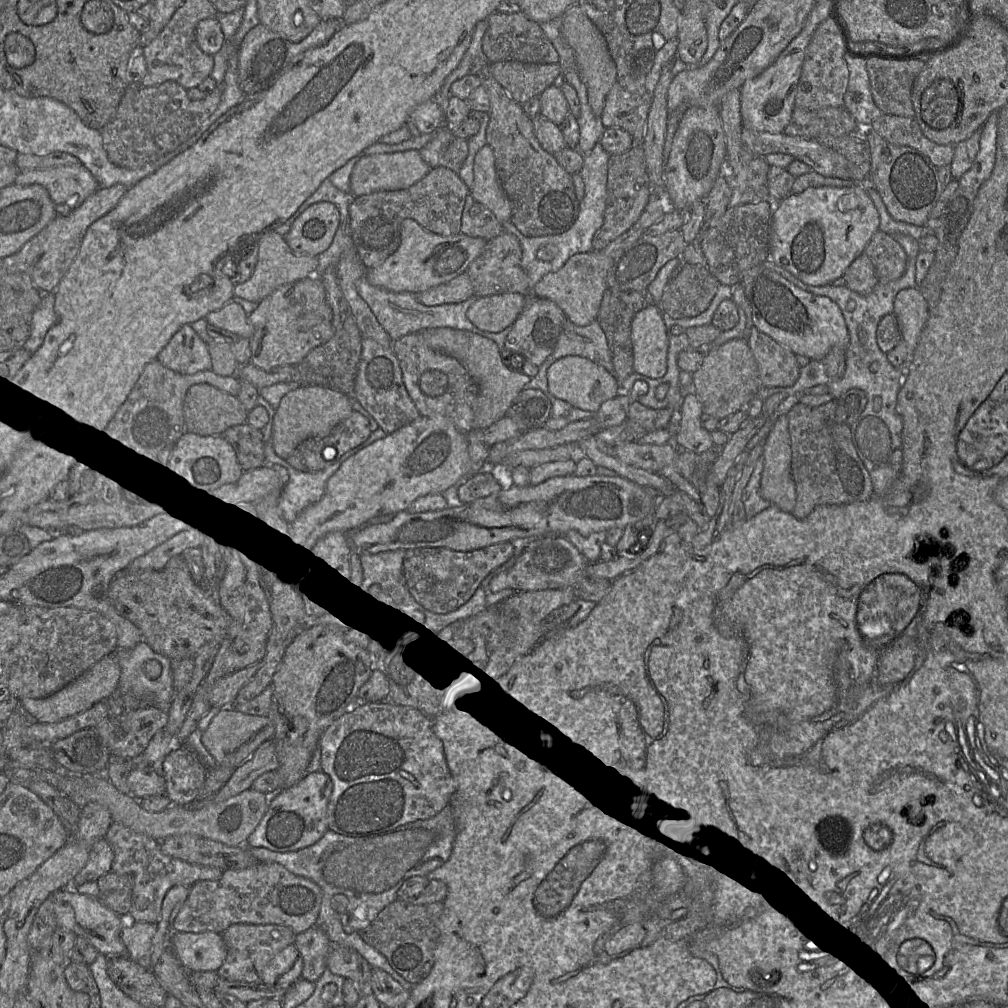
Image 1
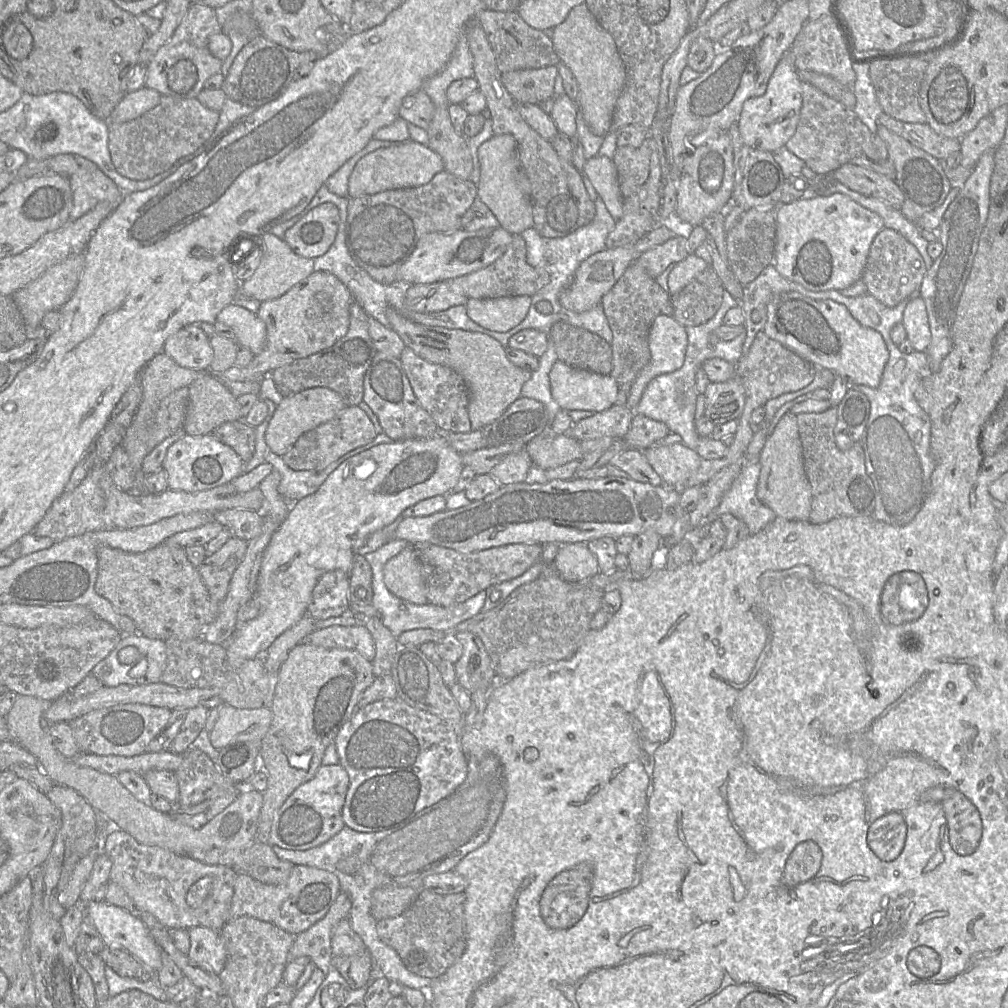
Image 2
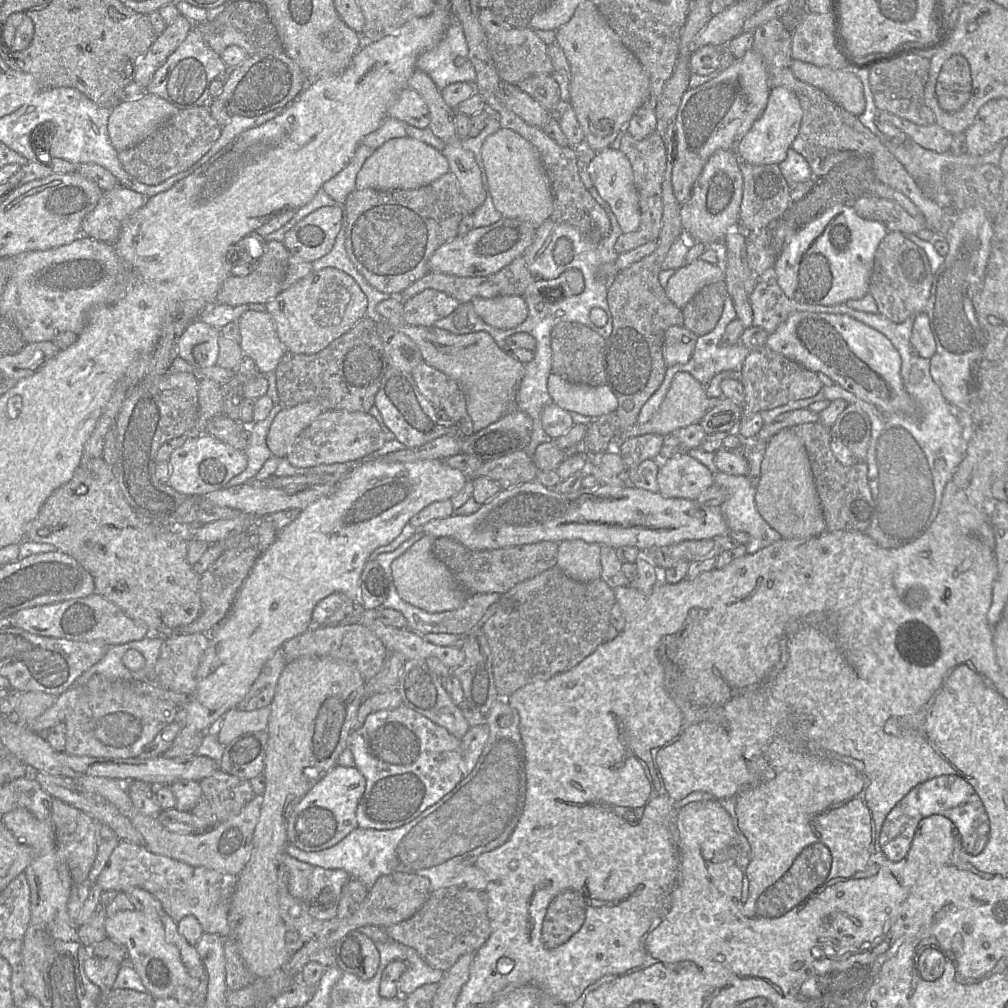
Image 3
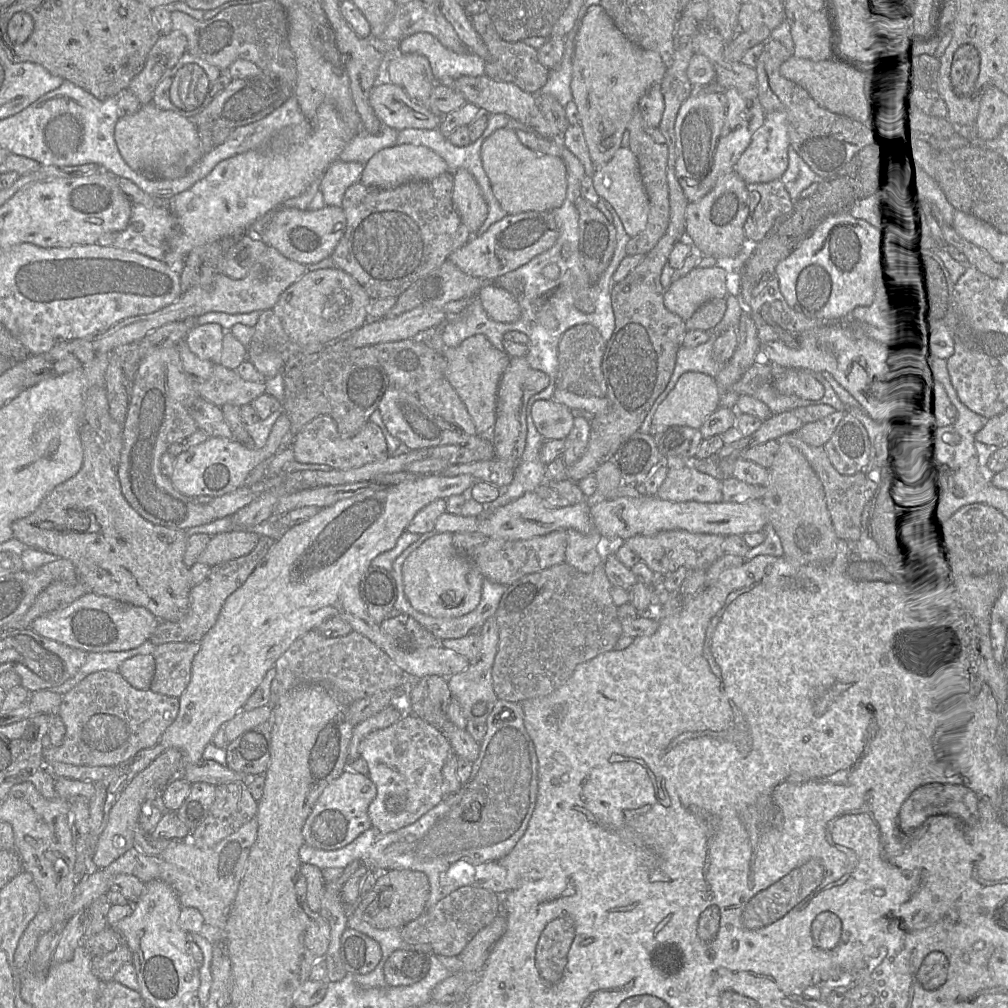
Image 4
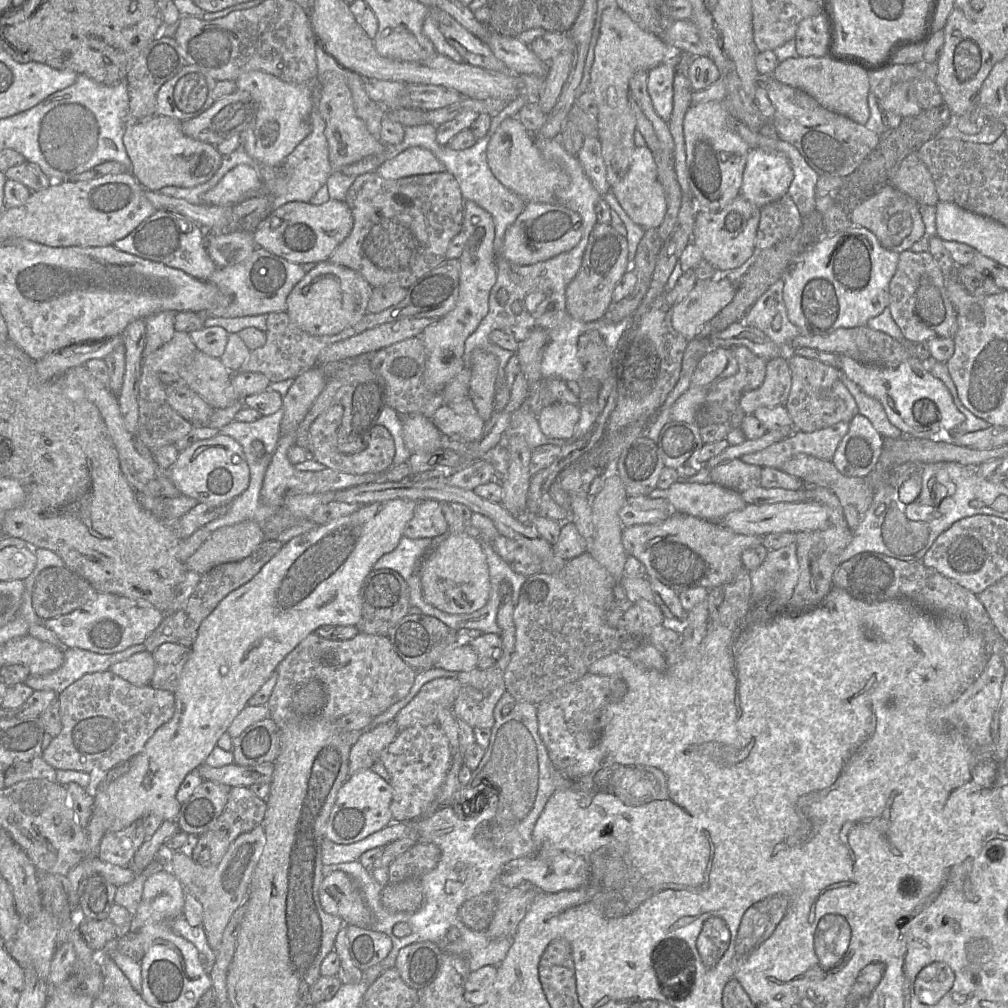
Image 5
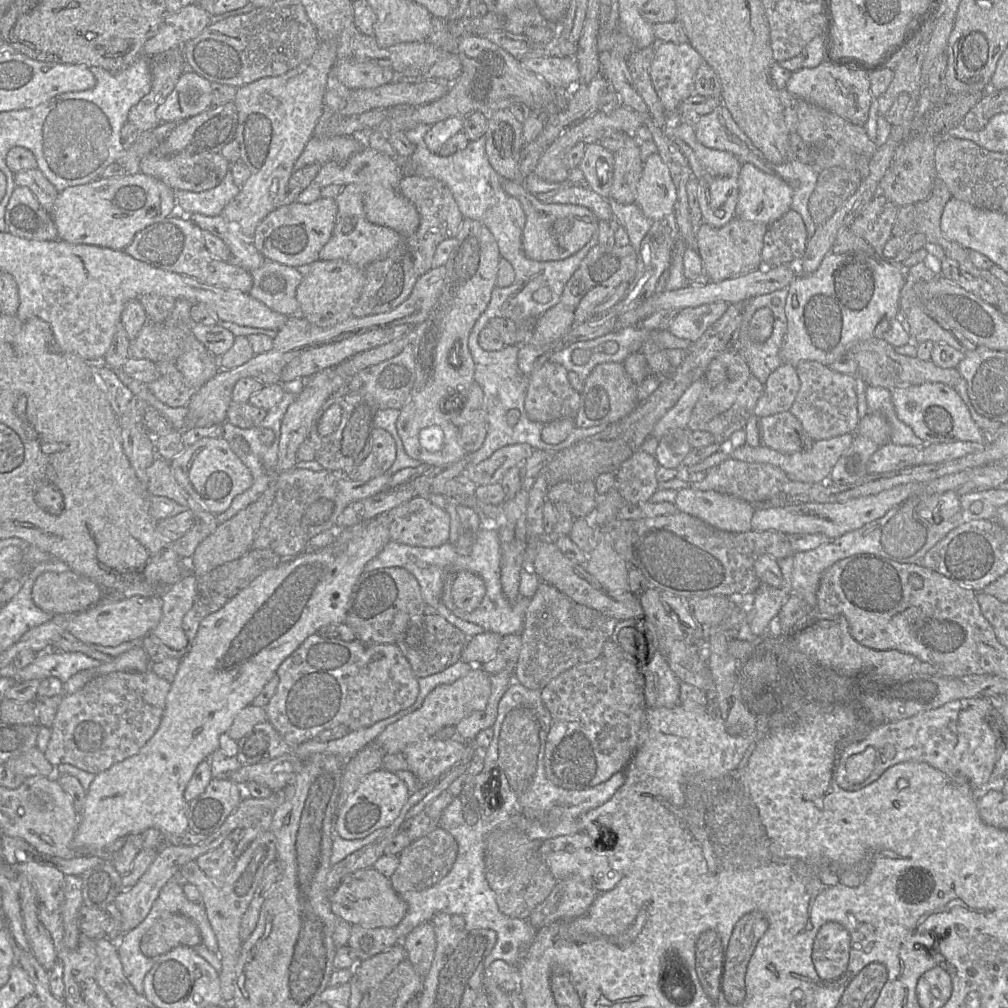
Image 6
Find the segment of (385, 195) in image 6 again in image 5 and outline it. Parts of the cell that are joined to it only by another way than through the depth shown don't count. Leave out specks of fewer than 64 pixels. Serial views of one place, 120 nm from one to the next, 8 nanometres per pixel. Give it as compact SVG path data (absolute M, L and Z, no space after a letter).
M325 75L325 83L320 87L317 111L325 120L325 137L328 145L328 157L331 172L362 160L370 155L384 154L386 144L369 133L365 123L357 116L351 92L339 75Z

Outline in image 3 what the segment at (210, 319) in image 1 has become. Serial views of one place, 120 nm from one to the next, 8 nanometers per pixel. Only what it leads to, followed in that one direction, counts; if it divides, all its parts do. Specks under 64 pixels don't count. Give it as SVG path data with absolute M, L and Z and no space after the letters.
M249 310L241 315L237 324L243 353L254 361L260 374L274 372L287 350L277 335L271 315Z

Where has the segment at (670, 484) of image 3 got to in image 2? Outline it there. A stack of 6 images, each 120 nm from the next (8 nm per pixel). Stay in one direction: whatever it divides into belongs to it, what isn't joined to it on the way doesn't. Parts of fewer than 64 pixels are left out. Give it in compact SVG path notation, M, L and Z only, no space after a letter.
M683 443L643 451L650 465L662 479L663 484L682 491L688 480L697 473L702 458Z

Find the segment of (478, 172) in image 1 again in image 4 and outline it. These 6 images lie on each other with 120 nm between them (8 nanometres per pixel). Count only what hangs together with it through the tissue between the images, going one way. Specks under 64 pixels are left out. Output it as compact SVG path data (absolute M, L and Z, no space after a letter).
M514 130L494 131L481 146L481 161L493 194L507 214L547 211L559 208L567 197L567 168L562 158L536 152L524 146Z

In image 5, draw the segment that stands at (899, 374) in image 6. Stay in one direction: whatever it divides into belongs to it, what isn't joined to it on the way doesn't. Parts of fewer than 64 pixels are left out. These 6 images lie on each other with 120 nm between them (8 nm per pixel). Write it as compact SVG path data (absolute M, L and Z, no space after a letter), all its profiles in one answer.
M867 325L854 328L839 328L825 336L798 335L791 340L790 345L793 349L798 347L813 348L823 352L845 355L866 365L886 368L896 368L911 356L910 352L899 341L884 332L873 330Z

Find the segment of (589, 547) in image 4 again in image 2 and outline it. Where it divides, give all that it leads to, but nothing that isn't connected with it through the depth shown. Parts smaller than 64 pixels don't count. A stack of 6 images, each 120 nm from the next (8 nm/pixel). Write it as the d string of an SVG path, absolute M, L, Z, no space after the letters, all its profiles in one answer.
M585 542L560 545L553 567L566 582L587 582L600 572L597 558Z

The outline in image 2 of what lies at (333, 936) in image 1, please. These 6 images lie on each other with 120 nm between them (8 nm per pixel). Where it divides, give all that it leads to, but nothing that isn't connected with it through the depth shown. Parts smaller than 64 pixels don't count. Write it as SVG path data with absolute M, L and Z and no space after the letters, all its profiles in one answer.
M488 755L479 762L468 762L466 779L449 795L392 828L366 833L345 826L324 844L308 850L288 850L276 845L271 849L280 860L333 873L339 880L340 892L347 893L352 901L348 915L351 927L363 940L383 976L426 992L434 980L410 972L397 952L380 940L376 929L378 921L371 914L373 891L386 885L420 890L426 877L452 871L467 854L488 841L505 800L506 786L501 763L496 756Z

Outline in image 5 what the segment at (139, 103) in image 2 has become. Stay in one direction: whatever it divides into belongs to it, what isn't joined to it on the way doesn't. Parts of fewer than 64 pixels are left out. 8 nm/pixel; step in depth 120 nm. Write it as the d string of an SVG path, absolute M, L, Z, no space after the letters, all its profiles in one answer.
M153 115L125 129L123 143L131 161L131 174L149 191L163 187L192 188L209 181L221 166L222 154L211 144L186 136L179 120Z

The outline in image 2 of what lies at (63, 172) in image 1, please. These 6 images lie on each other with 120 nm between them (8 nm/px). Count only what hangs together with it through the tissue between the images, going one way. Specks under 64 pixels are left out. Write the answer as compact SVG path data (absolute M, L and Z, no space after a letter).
M99 168L93 171L79 171L68 177L73 195L69 220L77 220L99 202L120 203L122 192Z

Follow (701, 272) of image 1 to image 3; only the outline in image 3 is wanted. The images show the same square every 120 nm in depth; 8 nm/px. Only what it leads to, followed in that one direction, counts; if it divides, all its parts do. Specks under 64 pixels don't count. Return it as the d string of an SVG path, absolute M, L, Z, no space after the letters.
M725 280L704 286L682 309L684 326L697 336L711 332L722 315L727 296Z

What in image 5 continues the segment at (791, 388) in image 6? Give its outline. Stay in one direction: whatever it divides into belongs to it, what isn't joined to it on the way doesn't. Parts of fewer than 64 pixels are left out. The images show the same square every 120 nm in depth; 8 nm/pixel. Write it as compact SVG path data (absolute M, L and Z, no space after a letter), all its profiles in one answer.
M782 357L766 362L766 374L762 385L749 391L740 399L746 415L753 414L759 407L784 406L792 386L792 376L787 359Z

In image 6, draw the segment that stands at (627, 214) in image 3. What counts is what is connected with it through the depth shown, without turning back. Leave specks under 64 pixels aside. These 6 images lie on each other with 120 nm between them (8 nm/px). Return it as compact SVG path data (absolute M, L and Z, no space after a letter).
M658 153L651 154L643 163L634 203L654 222L673 213L676 199L677 190L668 166Z

